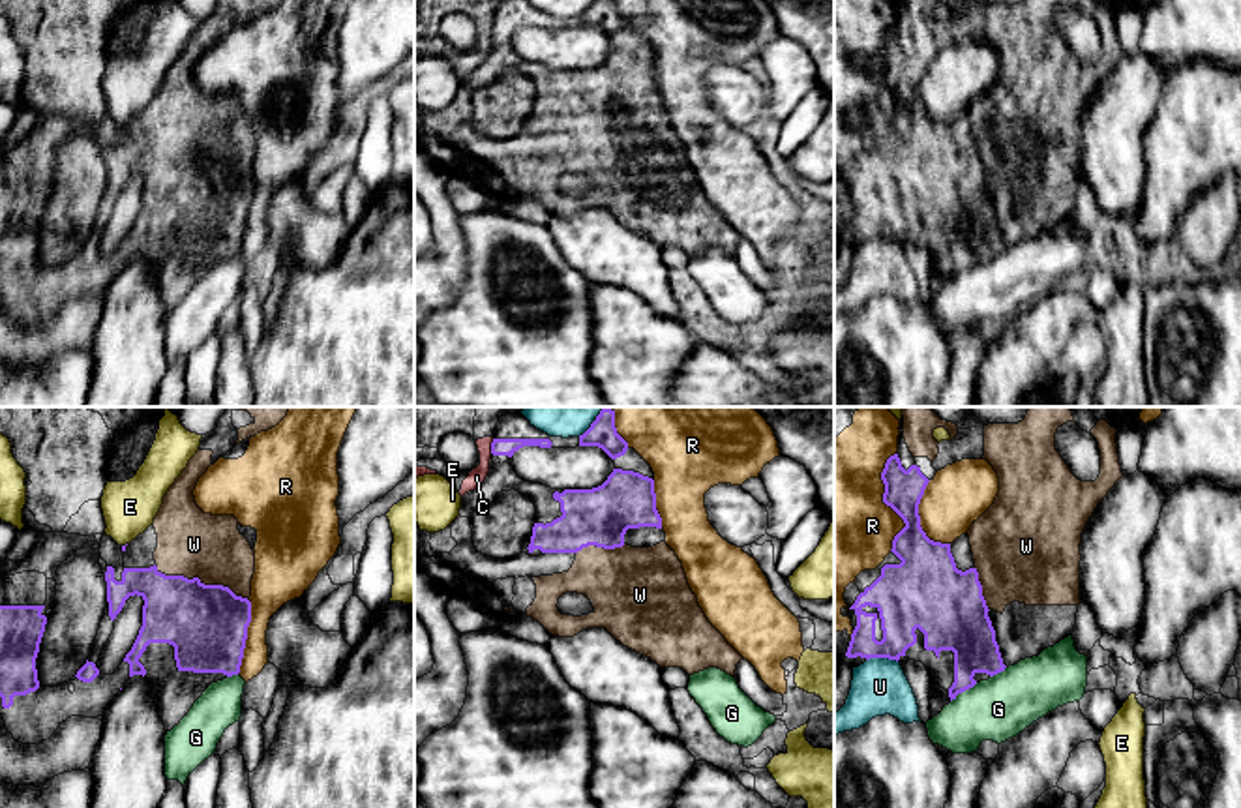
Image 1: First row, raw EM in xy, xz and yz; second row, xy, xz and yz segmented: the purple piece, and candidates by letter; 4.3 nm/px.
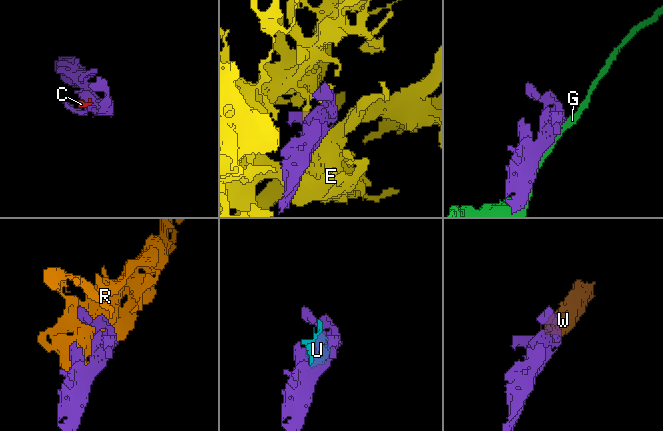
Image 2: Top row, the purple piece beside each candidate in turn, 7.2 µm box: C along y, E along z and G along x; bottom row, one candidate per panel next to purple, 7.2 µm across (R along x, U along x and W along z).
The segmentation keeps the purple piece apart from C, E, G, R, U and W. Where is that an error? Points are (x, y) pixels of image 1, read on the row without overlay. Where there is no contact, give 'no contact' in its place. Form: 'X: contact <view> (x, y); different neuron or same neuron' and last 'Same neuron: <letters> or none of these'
C: contact xz (492, 27); different neuron
E: contact xy (126, 124); different neuron
G: contact yz (964, 270); different neuron
R: contact yz (883, 81); different neuron
U: contact yz (882, 237); different neuron
W: contact xy (199, 160); same neuron
Same neuron: W

